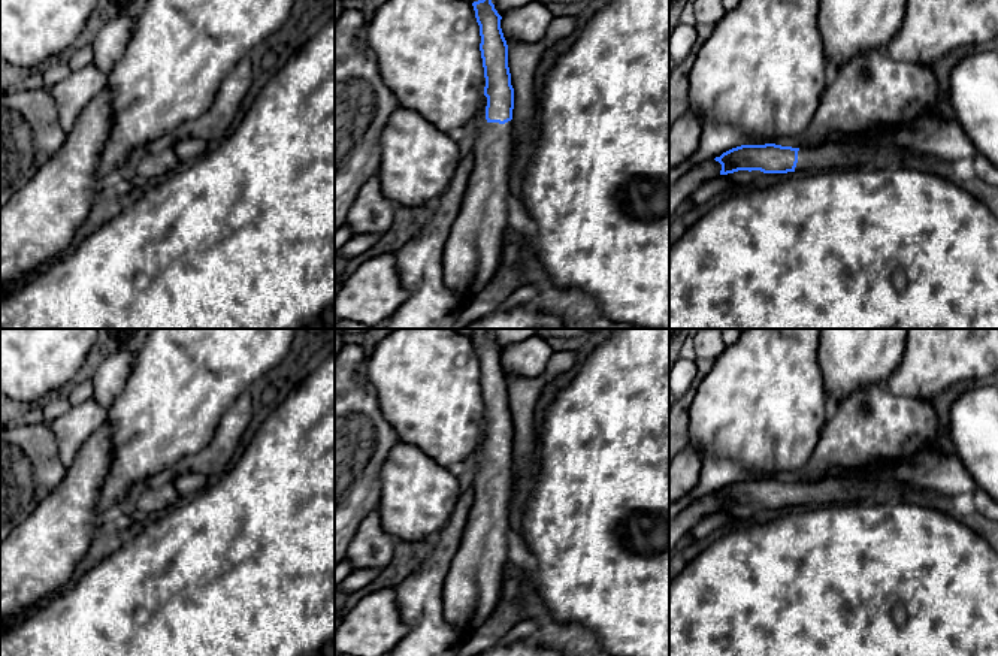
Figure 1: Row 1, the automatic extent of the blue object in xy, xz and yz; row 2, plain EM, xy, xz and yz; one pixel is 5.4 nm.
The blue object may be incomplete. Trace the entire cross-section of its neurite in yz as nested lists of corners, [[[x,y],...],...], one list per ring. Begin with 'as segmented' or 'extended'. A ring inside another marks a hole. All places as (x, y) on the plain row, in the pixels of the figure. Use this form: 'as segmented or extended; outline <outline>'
extended; outline [[[775,478],[741,480],[723,487],[714,495],[722,499],[720,510],[738,505],[760,505],[775,511],[817,508],[840,502],[889,502],[914,486],[898,478],[847,480],[825,478],[817,483],[792,483]]]

